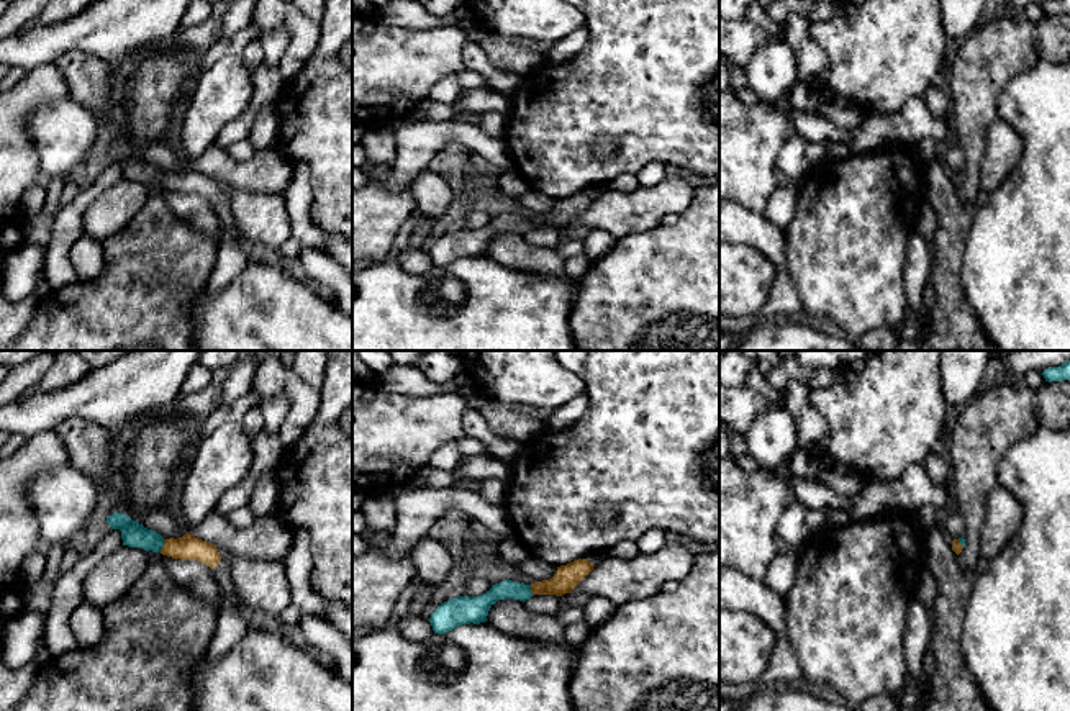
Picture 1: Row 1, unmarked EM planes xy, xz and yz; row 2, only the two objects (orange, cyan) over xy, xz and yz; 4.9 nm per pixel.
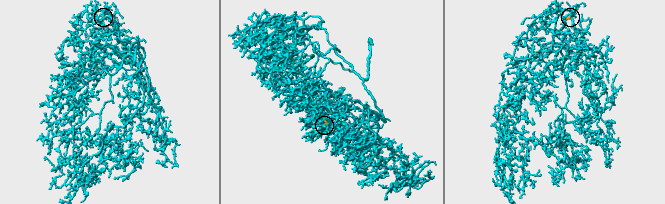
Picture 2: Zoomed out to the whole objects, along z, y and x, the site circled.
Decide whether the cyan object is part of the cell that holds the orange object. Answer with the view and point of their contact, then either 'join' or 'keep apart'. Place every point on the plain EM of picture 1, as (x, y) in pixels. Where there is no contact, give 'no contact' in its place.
meets orange in xy at (163, 179); join

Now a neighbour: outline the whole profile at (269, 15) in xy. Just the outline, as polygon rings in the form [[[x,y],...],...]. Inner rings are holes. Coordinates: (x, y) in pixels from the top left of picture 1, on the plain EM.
[[[257,0],[252,25],[261,31],[272,31],[280,26],[288,29],[290,41],[277,66],[285,80],[292,79],[310,61],[321,36],[320,25],[305,18],[287,0]]]

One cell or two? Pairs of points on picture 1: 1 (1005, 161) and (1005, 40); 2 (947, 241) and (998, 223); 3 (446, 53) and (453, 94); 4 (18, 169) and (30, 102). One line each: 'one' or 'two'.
1: two
2: two
3: two
4: one

